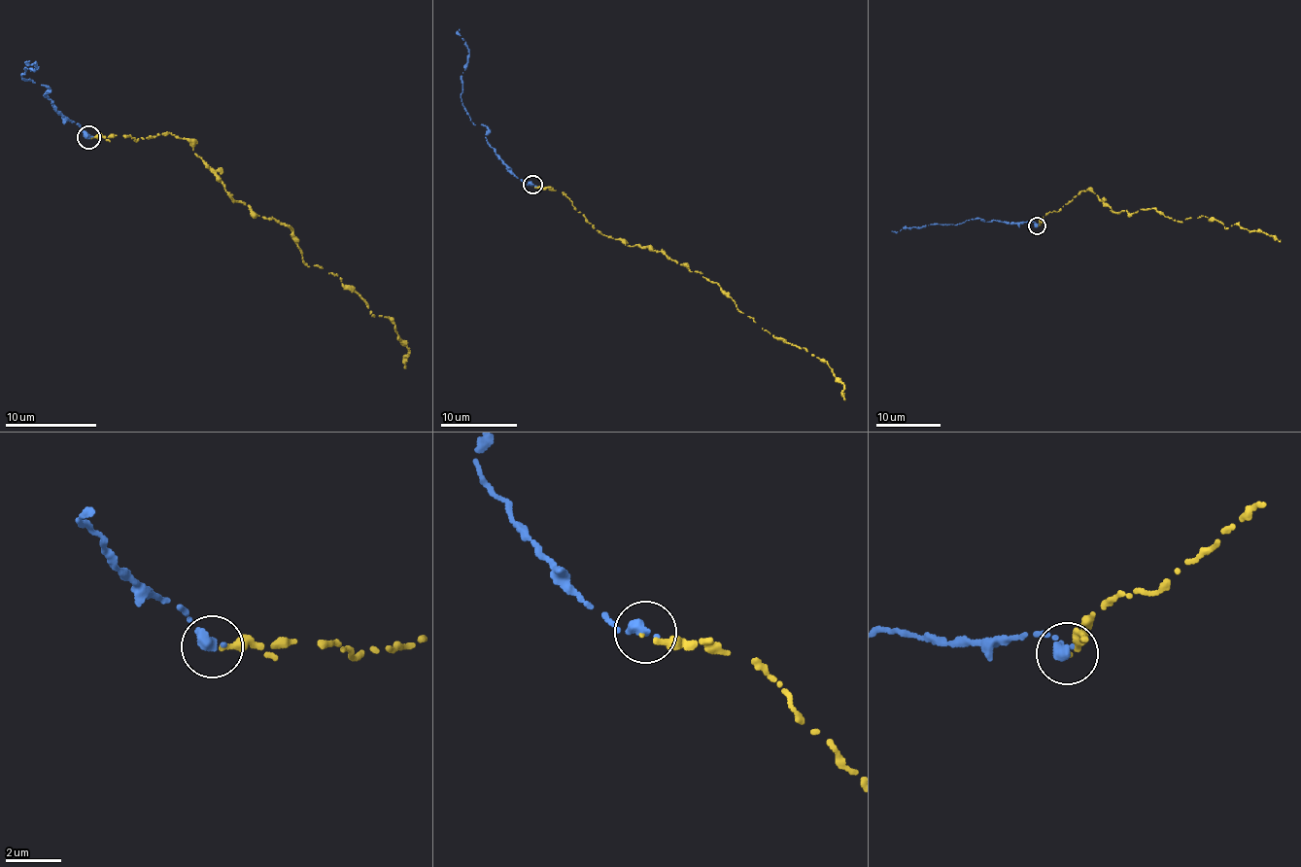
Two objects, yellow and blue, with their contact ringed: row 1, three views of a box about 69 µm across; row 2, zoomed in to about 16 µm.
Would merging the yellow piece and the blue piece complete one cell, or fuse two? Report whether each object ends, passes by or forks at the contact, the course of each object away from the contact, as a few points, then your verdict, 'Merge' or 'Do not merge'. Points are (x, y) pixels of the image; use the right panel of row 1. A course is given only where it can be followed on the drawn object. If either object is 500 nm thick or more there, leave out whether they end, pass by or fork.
At the ring yellow ends. At the ring blue ends. Course of yellow: (1038, 225), (1088, 189), (1117, 213), (1154, 208), (1181, 223), (1211, 218), (1226, 228), (1236, 223), (1280, 241). Course of blue: (1038, 225), (1028, 221), (1009, 225), (978, 219), (952, 225), (930, 224), (896, 232), (891, 230). Merge

